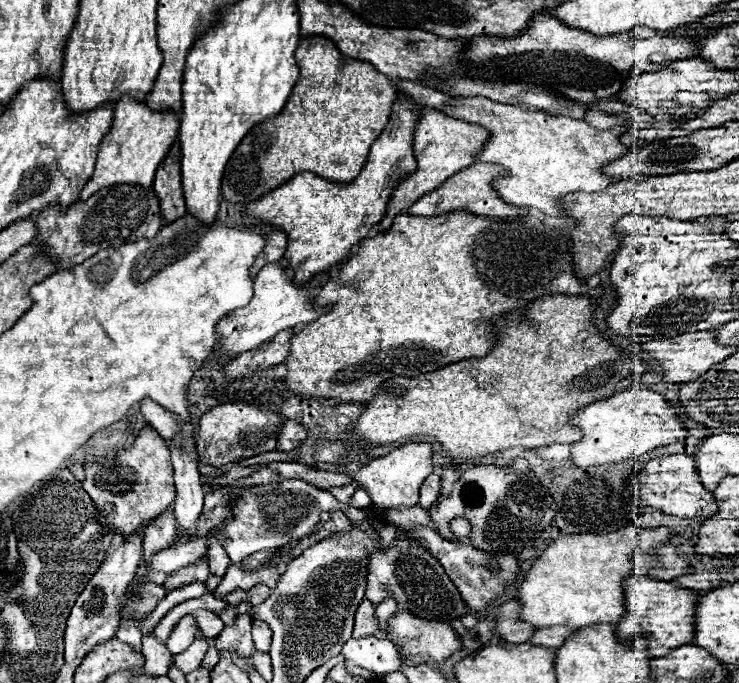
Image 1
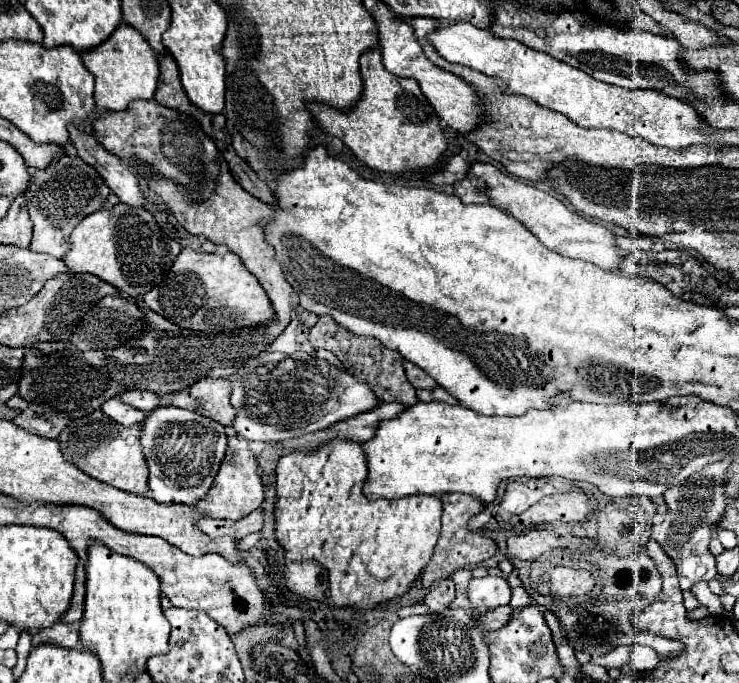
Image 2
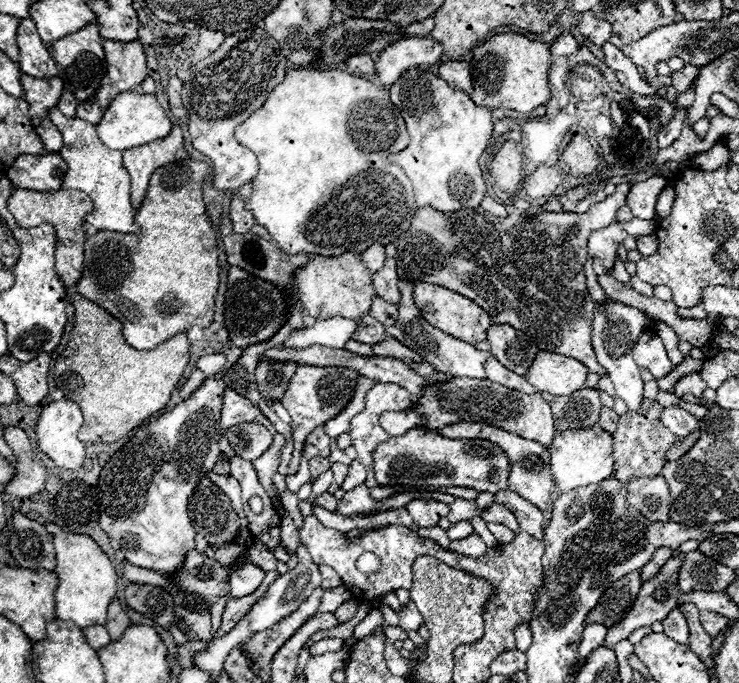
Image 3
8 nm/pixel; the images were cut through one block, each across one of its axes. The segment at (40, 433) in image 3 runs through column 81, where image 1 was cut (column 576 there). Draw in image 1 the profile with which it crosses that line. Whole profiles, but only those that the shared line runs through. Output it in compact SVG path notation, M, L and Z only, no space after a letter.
M632 388L626 392L616 392L610 398L586 404L570 416L570 424L580 428L582 438L570 446L570 462L576 468L604 466L620 460L630 460L642 456L654 448L678 442L688 434L678 418L678 408L652 390Z

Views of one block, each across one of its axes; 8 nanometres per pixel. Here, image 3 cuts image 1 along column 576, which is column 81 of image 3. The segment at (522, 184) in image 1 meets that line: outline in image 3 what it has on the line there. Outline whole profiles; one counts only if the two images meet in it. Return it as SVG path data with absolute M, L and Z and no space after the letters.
M58 108L50 110L50 120L58 128L64 140L64 148L58 152L68 164L68 172L62 180L62 188L82 190L96 204L94 212L86 216L86 222L92 224L96 230L110 230L110 232L120 232L120 234L140 234L142 228L134 220L136 210L132 208L132 202L130 202L132 180L130 180L128 170L122 164L122 152L106 148L96 134L96 126L90 122L84 122L80 118L66 118Z

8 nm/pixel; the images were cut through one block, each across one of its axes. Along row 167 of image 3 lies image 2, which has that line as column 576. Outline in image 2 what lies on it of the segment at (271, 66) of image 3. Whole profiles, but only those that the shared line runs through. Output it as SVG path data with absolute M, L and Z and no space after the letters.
M474 162L468 176L460 182L454 184L454 194L464 202L464 204L492 204L496 208L508 210L512 216L516 216L532 234L538 236L538 240L548 246L550 250L556 250L558 254L564 254L568 258L580 258L586 262L592 262L608 272L620 270L622 268L622 252L616 244L614 232L608 228L584 220L584 216L568 210L564 202L556 196L552 196L546 190L528 186L520 180L514 180L512 176L502 174L496 166L492 164L482 164Z

